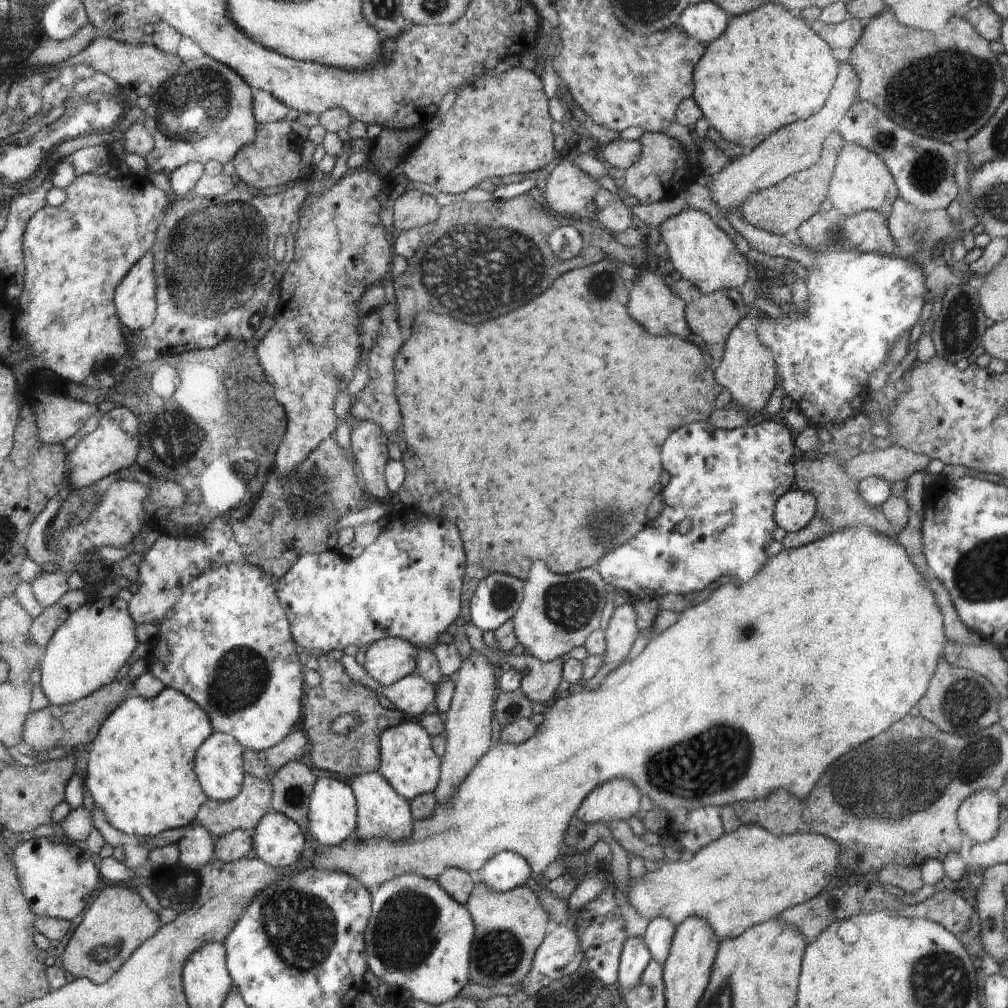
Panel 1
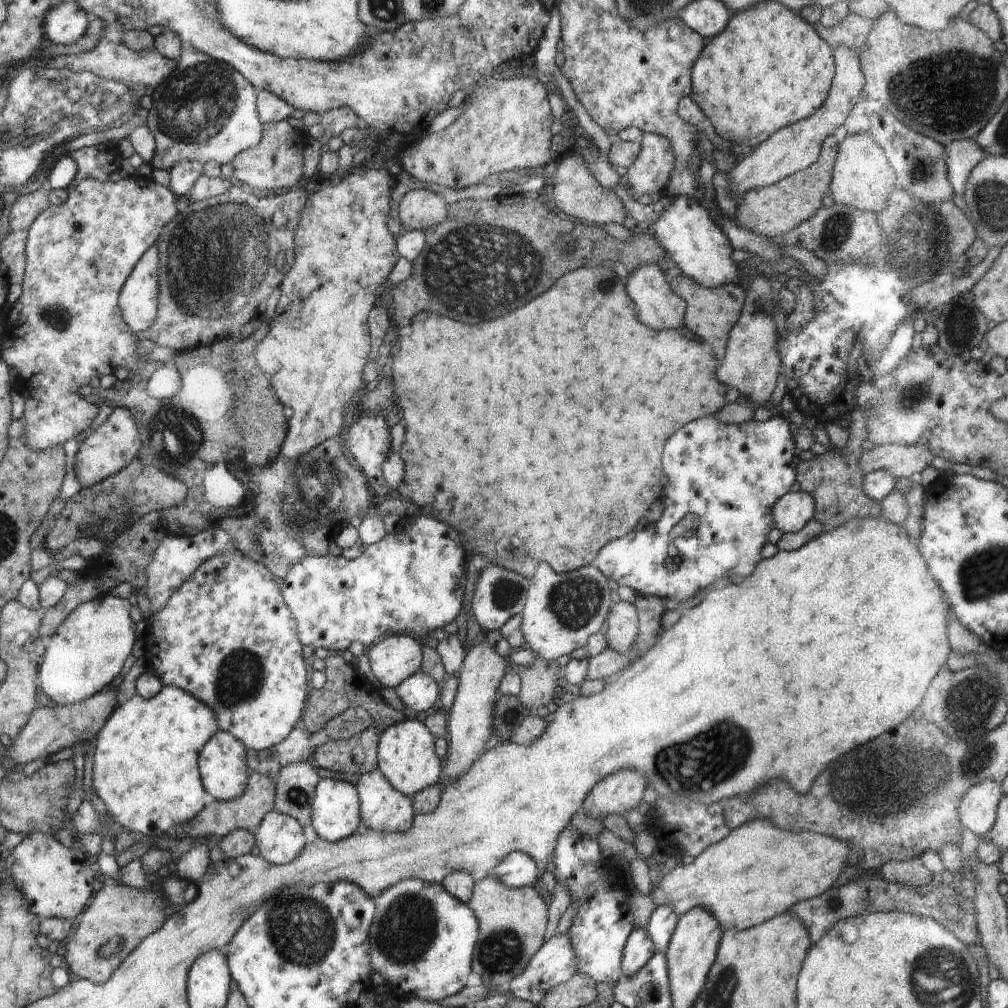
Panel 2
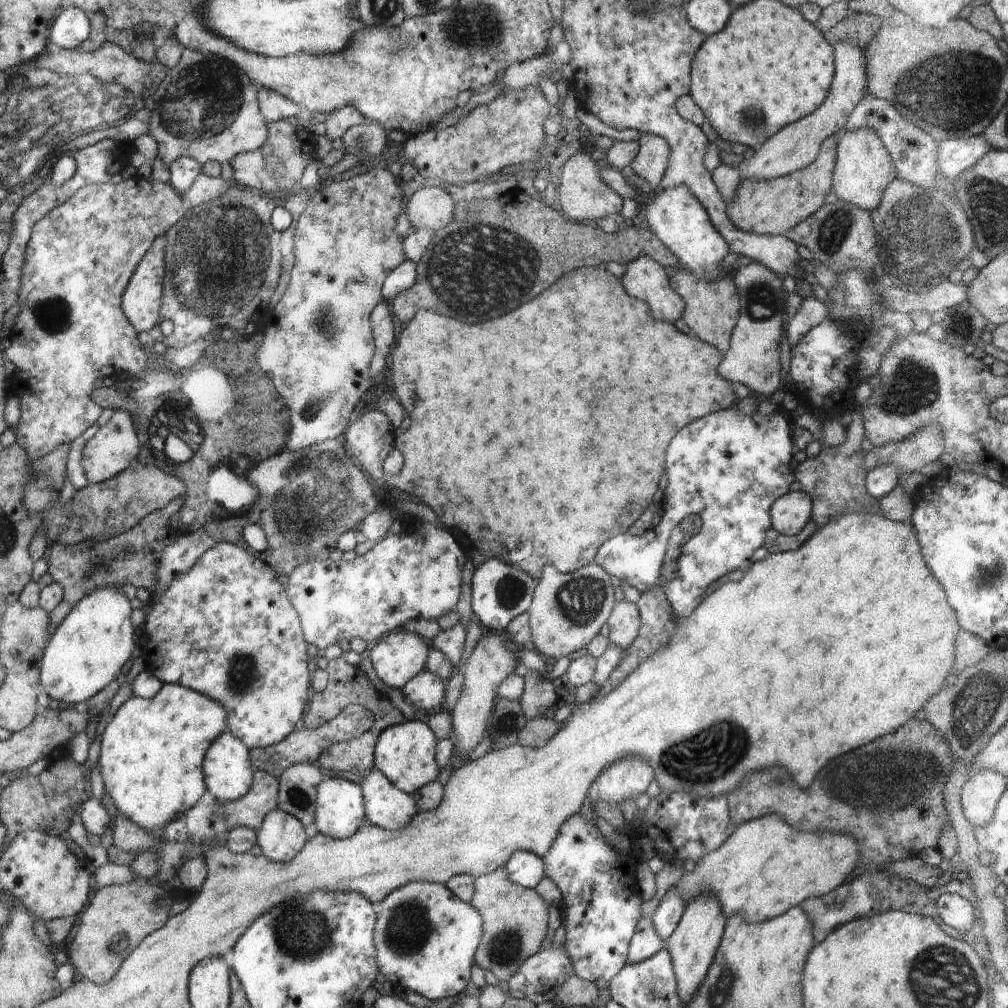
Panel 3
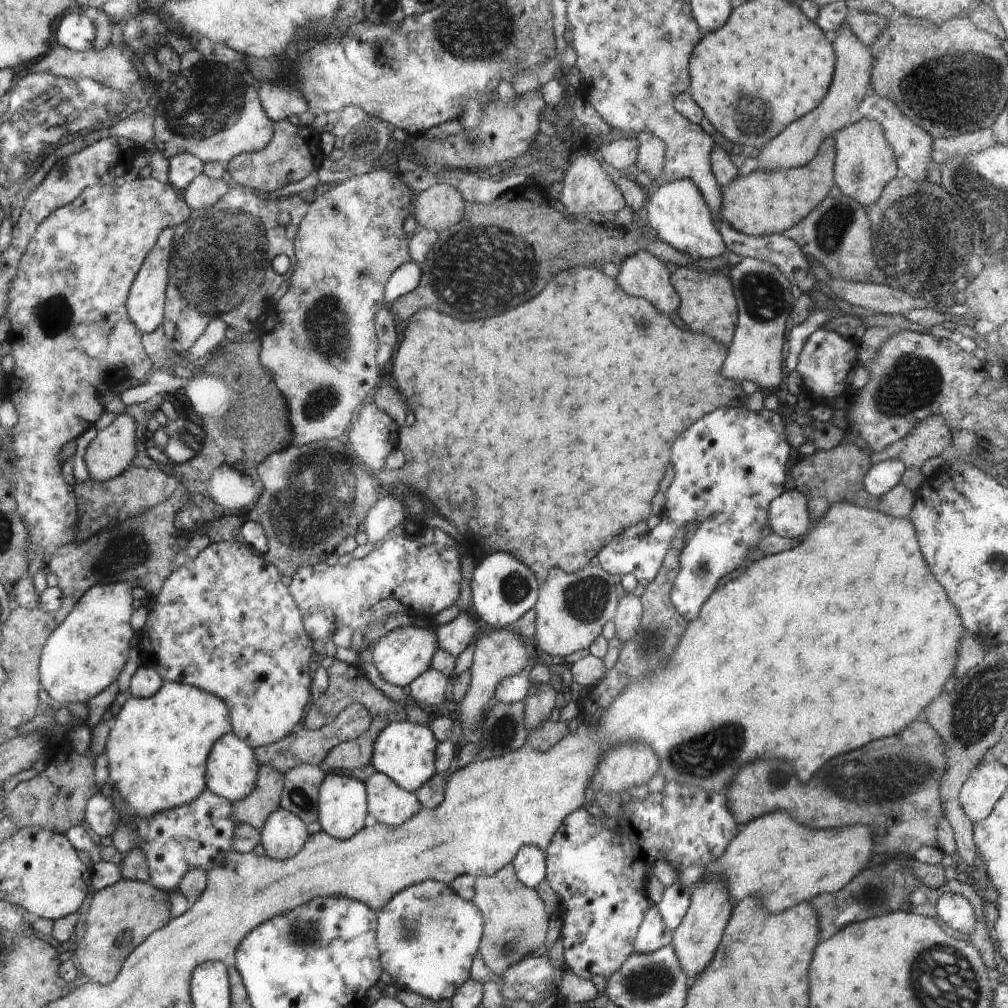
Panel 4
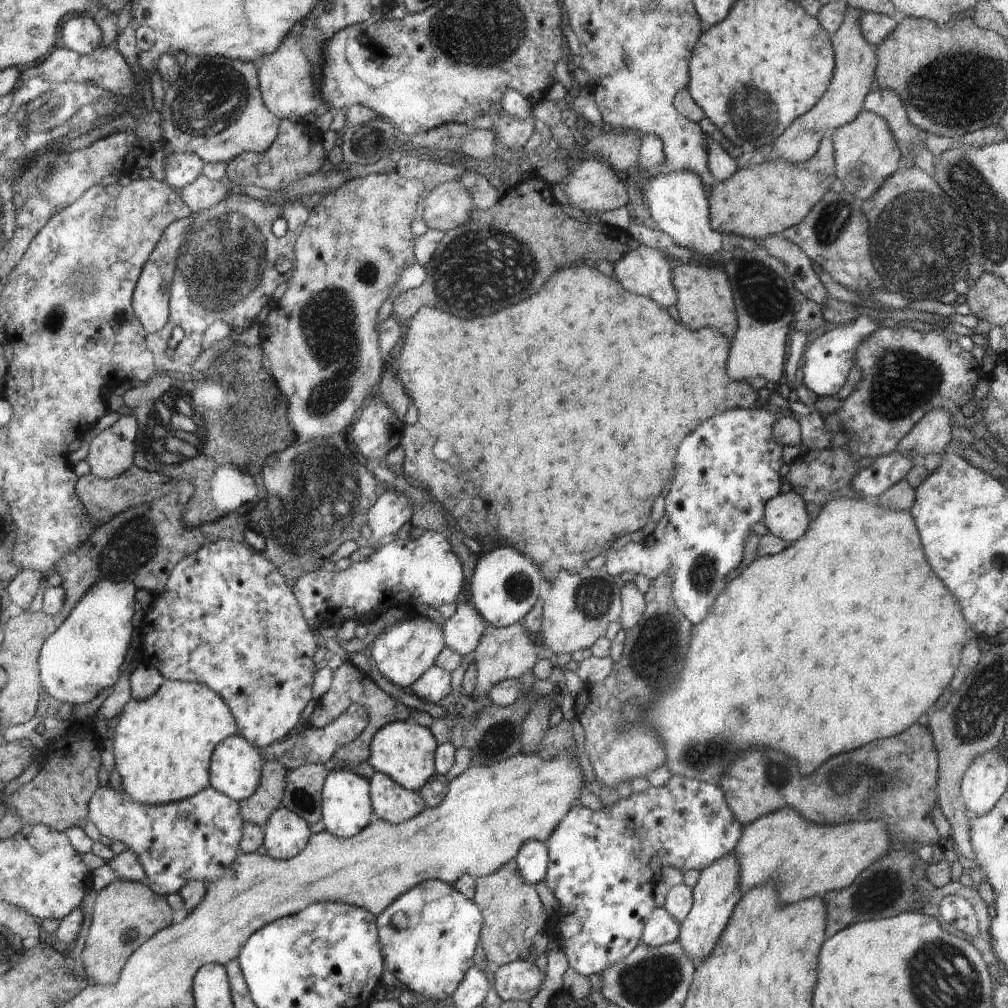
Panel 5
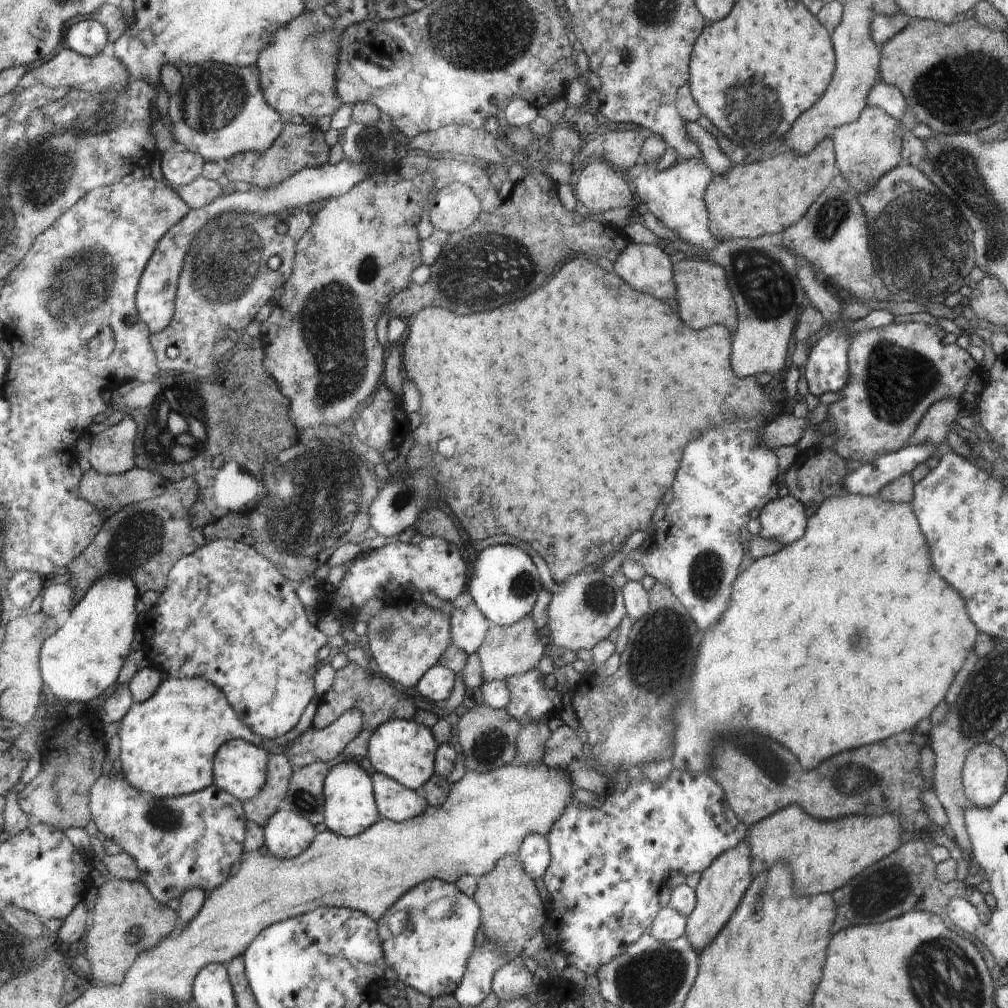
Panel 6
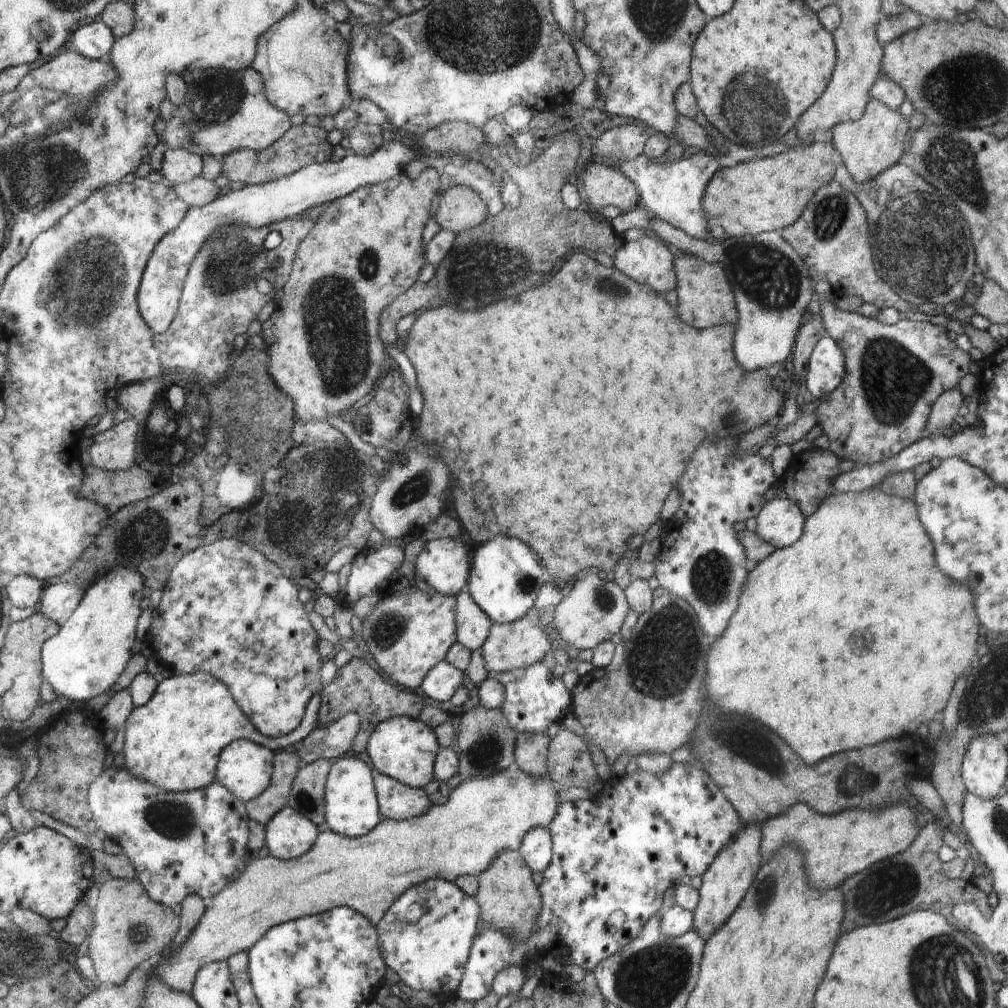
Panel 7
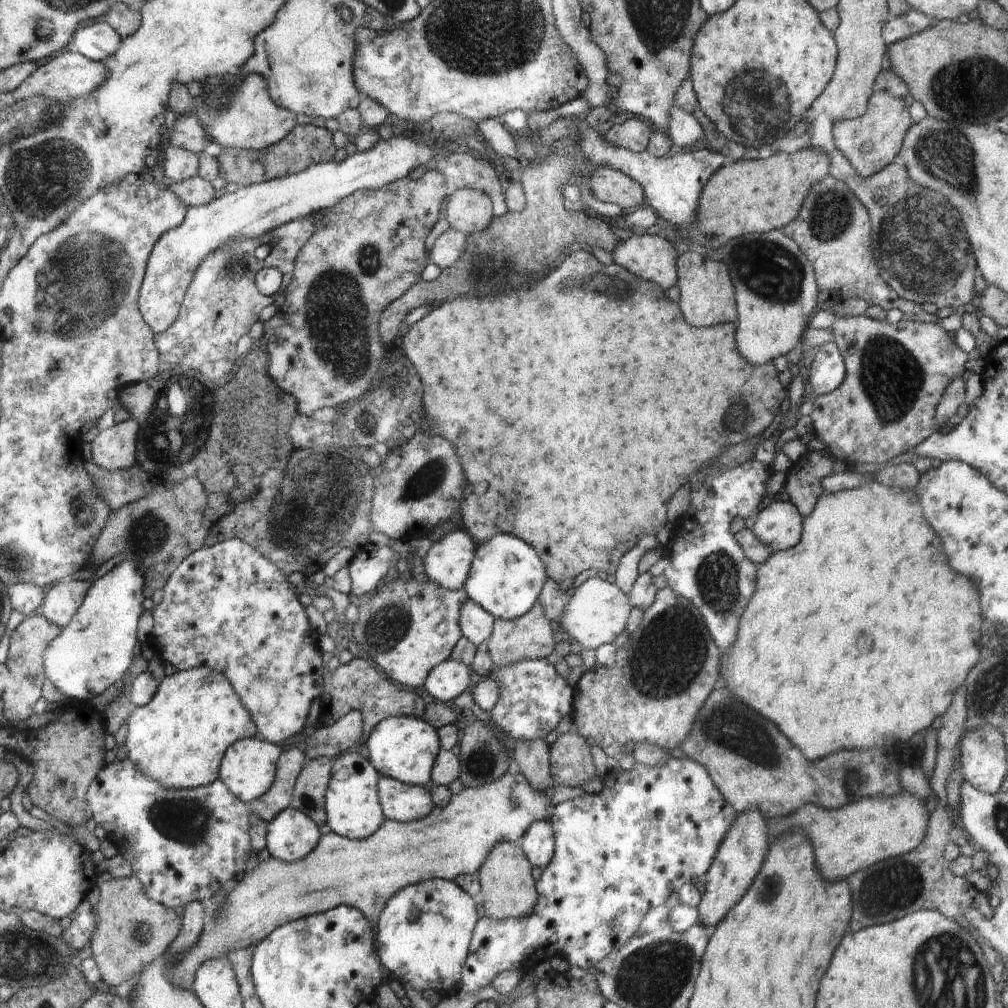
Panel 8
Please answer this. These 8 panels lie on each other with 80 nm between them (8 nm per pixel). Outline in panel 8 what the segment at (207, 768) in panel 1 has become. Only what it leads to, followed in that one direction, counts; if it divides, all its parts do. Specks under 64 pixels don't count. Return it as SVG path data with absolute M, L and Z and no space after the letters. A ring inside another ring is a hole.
M259 735L243 738L242 741L236 741L236 746L232 746L232 750L228 750L228 758L224 758L224 770L219 770L218 780L226 784L236 798L251 803L271 788L281 754L282 745L269 743Z

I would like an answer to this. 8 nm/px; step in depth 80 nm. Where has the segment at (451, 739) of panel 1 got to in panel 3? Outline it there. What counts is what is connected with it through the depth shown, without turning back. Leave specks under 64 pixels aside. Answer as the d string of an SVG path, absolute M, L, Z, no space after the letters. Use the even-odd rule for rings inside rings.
M504 632L482 635L467 662L456 668L457 672L463 674L463 687L455 708L449 713L453 722L453 732L456 735L455 752L460 758L476 748L480 736L486 730L486 722L490 718L492 706L495 706L496 690L499 690L502 682L514 672L514 668L518 668L514 652L510 652L510 649L506 648L506 644L504 644L508 638L502 640L502 637L506 638Z

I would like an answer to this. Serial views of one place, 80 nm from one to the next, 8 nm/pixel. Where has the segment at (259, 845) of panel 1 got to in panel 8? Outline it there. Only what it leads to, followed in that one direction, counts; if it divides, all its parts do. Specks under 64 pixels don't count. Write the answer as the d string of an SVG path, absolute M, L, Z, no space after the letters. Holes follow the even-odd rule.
M294 807L284 809L274 821L267 823L267 849L272 859L293 863L310 855L320 842L318 824L304 811Z

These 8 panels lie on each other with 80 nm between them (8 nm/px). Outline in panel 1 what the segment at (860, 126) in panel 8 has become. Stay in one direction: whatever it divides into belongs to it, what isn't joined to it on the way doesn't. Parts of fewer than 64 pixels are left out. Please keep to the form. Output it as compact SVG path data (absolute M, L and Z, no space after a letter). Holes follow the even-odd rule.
M844 142L837 156L827 196L831 200L832 207L846 216L858 214L866 209L887 216L899 194L896 181L881 156L859 144Z

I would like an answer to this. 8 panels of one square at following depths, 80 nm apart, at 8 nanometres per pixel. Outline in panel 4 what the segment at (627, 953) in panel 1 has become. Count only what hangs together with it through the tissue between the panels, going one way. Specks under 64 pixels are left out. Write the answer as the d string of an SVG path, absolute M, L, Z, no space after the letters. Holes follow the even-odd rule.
M656 907L648 910L640 926L635 942L636 953L651 953L663 946L670 945L673 932L665 925L660 911Z

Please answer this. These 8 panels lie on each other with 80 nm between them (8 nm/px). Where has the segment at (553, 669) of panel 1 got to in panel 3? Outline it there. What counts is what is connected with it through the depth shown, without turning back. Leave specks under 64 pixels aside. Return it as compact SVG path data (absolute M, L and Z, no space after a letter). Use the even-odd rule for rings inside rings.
M524 669L522 674L525 689L519 701L522 703L523 713L527 720L544 716L546 710L555 707L557 703L552 680L544 679L544 674L540 671Z

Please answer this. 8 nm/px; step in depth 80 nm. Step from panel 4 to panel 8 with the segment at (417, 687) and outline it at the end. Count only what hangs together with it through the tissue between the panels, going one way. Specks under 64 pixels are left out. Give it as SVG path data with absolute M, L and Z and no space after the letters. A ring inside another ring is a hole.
M446 659L430 671L423 686L437 702L446 704L470 686L470 670L462 661Z

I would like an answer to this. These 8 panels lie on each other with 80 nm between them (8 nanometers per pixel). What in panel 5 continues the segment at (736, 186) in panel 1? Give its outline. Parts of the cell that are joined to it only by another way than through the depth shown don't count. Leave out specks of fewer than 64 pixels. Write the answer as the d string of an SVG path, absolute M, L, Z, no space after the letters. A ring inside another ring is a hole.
M848 8L842 24L831 38L835 52L835 69L828 90L808 112L795 118L775 140L772 144L772 159L782 157L791 163L807 161L814 156L824 137L832 136L836 129L852 122L863 110L866 95L876 86L877 52L876 47L871 45L862 34L860 14L862 10Z

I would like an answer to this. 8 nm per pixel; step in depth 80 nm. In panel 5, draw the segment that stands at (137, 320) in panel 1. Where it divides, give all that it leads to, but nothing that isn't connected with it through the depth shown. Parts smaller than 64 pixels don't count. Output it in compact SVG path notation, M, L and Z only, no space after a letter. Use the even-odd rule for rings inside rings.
M192 213L191 217L177 220L164 229L158 244L156 244L154 250L152 250L152 254L148 257L137 280L137 285L132 297L133 311L148 333L153 333L164 328L168 322L170 289L179 248L184 242L184 233L187 231L192 220L197 217L197 214L198 213Z

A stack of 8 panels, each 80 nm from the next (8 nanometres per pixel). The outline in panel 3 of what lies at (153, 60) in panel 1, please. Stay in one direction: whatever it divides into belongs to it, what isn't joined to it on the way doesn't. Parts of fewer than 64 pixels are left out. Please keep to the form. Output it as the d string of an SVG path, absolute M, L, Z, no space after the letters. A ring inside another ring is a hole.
M107 40L94 52L54 47L48 54L44 54L44 58L38 58L35 66L36 68L29 69L30 72L28 72L31 88L47 86L48 84L62 88L62 76L83 75L84 73L91 74L94 78L107 83L122 85L130 92L133 99L131 116L145 108L146 98L155 92L159 82L168 71L168 68L158 60L154 63L138 61L132 53L127 54L119 45Z

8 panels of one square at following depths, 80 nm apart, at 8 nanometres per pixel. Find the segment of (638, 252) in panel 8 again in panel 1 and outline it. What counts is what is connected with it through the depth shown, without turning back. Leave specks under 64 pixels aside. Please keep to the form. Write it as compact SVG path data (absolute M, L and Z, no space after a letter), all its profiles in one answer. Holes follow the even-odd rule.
M654 271L638 273L631 284L632 316L636 318L636 322L640 322L642 326L648 326L648 330L652 330L652 334L656 334L656 336L676 334L676 336L684 338L690 334L690 326L688 326L686 317L686 303L664 284L662 276Z

